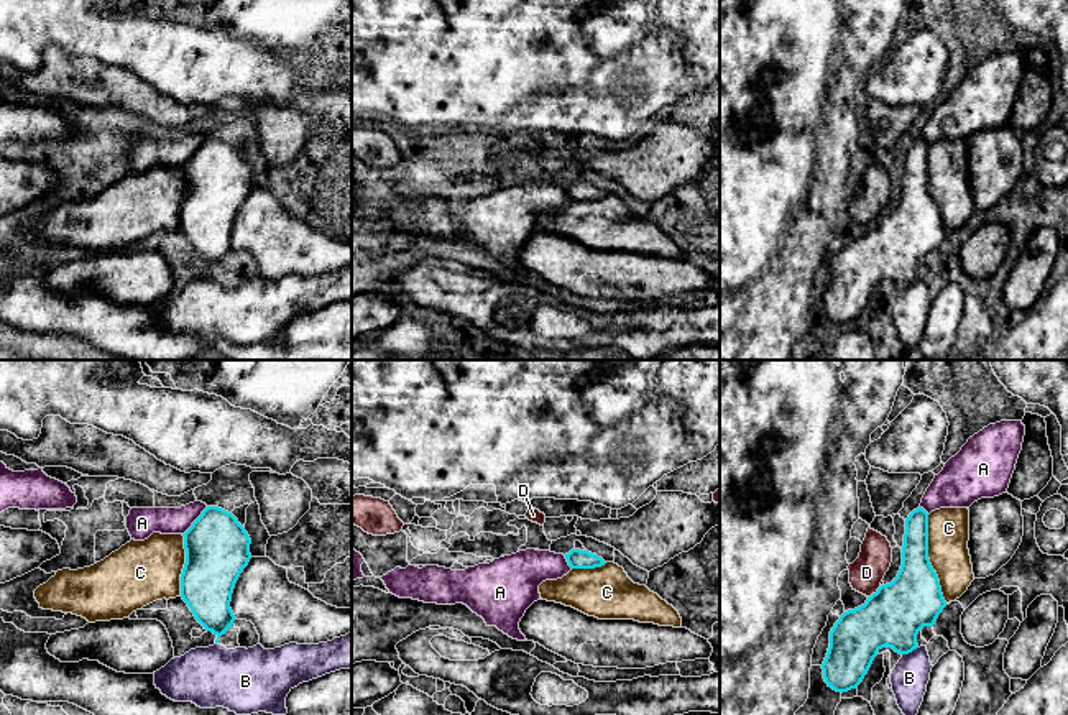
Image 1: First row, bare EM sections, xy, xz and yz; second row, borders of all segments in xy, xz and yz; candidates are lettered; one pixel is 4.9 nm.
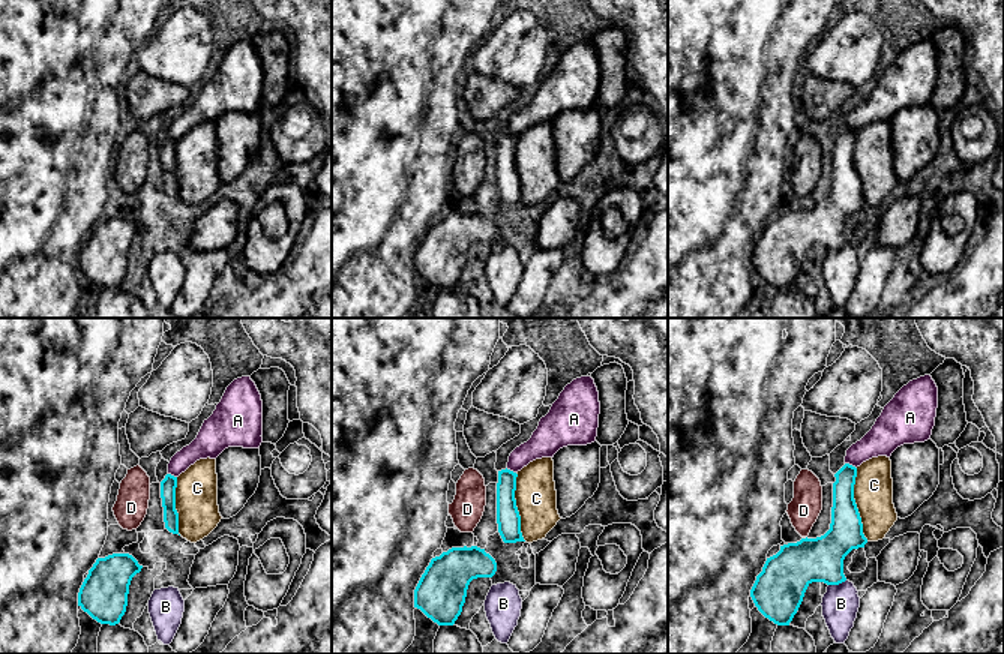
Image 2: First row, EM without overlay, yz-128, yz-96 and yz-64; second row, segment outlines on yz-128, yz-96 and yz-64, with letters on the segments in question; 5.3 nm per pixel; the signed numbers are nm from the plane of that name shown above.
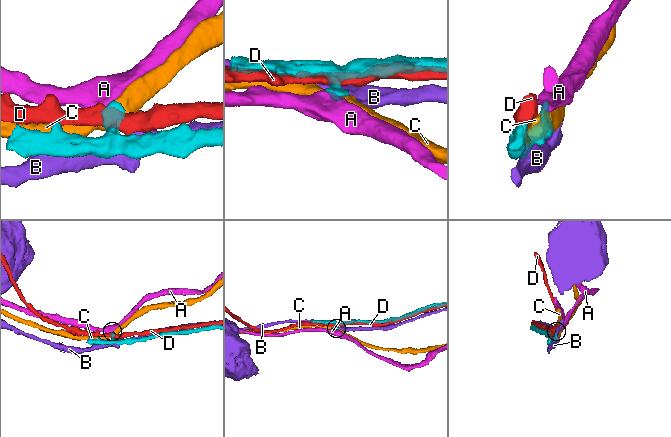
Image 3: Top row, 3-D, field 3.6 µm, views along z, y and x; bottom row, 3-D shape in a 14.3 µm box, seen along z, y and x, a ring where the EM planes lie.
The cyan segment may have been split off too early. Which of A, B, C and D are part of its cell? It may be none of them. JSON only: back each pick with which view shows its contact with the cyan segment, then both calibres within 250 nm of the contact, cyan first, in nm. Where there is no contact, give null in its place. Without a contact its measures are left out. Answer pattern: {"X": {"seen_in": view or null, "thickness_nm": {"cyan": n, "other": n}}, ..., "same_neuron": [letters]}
{"same_neuron": []}

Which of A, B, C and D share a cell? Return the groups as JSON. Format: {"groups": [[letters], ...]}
{"groups": [["A"], ["B"], ["C"], ["D"]]}

